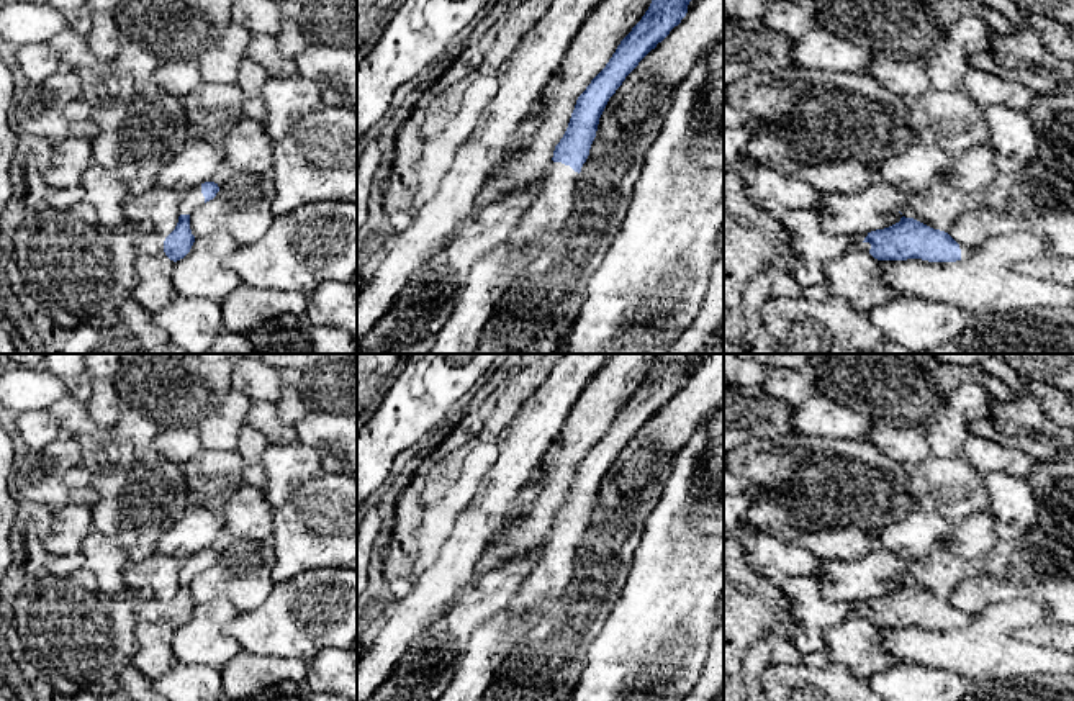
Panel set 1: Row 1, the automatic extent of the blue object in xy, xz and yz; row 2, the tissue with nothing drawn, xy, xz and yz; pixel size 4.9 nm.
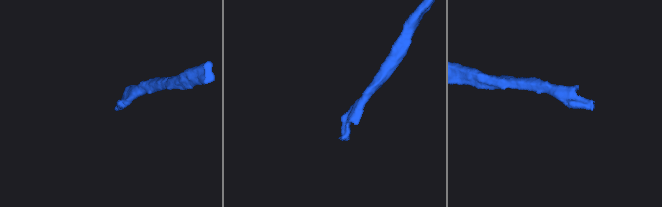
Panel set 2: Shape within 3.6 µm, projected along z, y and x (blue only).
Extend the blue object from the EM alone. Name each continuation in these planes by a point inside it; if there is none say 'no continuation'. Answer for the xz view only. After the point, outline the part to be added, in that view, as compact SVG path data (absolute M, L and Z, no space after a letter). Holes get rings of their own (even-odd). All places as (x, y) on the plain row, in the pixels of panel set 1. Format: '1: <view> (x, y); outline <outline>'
1: xz (552, 572); outline M552 527L537 563L504 613L517 617L529 611L544 611L558 599L571 578L578 542L570 532Z

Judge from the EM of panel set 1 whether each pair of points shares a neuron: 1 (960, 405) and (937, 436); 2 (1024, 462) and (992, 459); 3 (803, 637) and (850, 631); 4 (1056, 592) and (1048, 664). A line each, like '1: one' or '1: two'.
1: one
2: one
3: two
4: two

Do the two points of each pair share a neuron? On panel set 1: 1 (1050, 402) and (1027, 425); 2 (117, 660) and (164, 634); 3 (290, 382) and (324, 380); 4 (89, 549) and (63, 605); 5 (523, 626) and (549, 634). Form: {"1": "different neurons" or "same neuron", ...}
{"1": "different neurons", "2": "different neurons", "3": "different neurons", "4": "different neurons", "5": "different neurons"}

